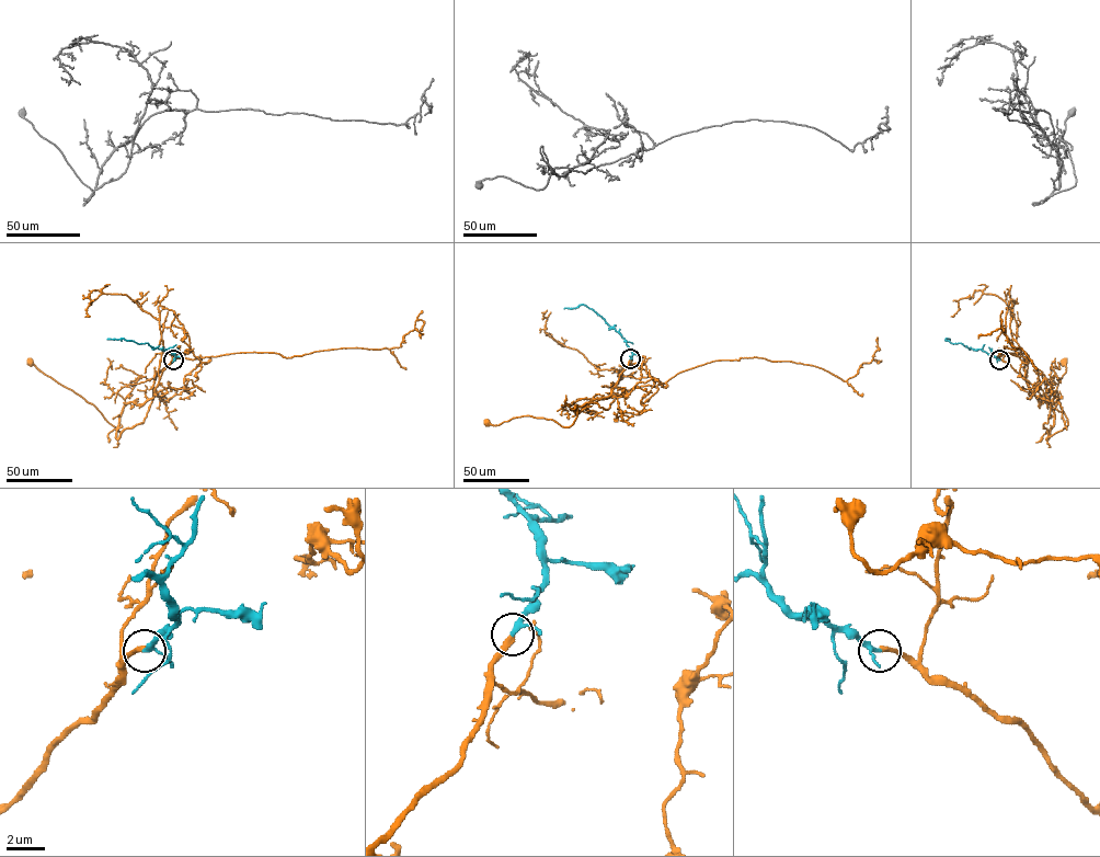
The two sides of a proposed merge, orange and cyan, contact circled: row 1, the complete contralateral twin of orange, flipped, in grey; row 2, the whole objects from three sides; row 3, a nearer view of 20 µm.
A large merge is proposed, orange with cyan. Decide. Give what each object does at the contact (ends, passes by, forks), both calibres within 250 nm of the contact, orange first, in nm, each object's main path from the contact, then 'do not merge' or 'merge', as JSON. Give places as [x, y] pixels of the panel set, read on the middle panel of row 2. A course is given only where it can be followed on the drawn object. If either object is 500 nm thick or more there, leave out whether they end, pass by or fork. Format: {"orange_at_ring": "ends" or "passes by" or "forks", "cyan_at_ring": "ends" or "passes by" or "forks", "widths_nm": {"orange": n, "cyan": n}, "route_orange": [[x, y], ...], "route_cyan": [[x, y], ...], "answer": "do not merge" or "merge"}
{"orange_at_ring": "ends", "cyan_at_ring": "passes by", "widths_nm": {"orange": 280, "cyan": 200}, "route_orange": [[630, 358], [609, 396], [579, 413], [574, 406], [569, 426], [529, 415], [487, 422]], "route_cyan": [[630, 358], [632, 352], [625, 339], [592, 309], [583, 305], [564, 308]], "answer": "merge"}

